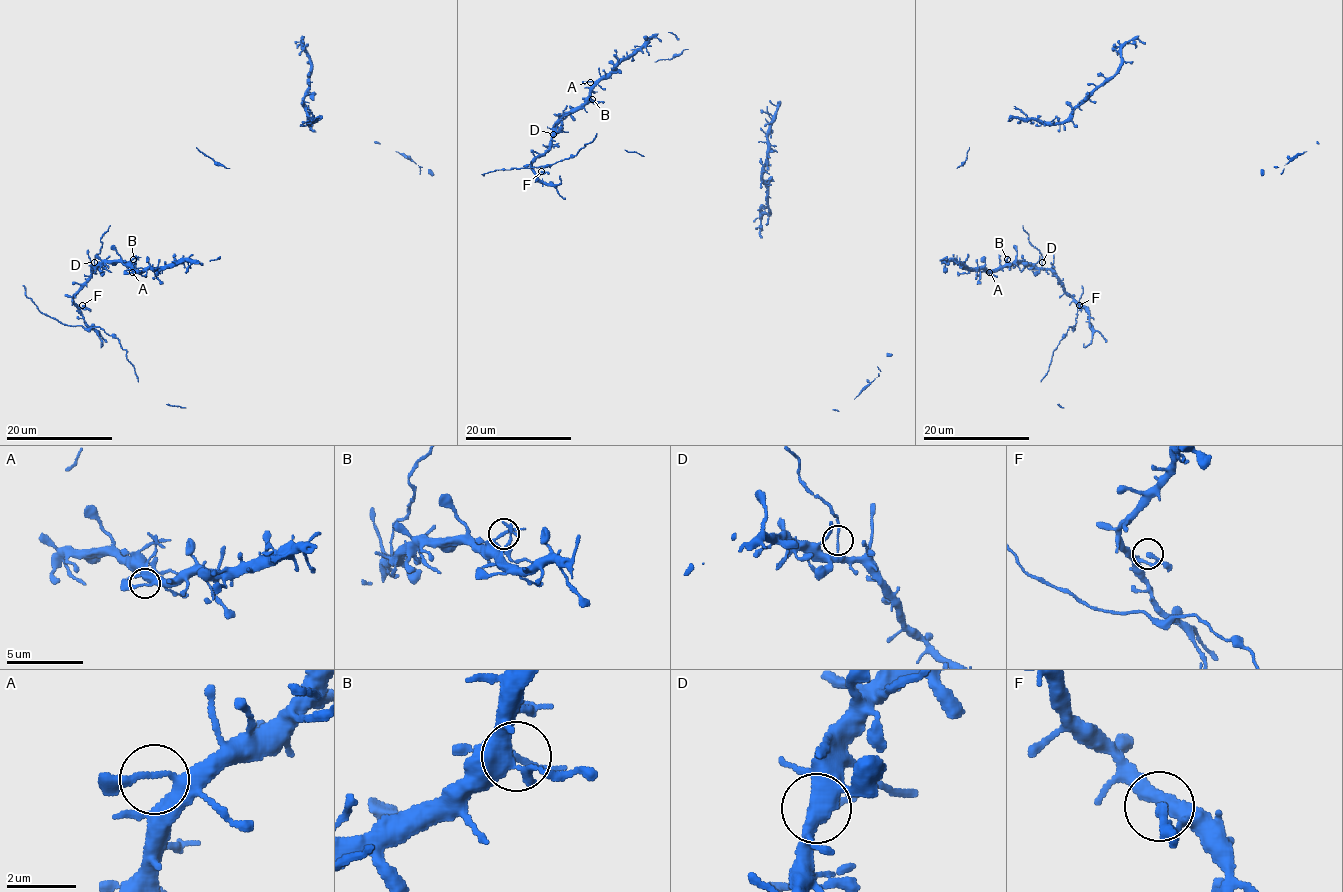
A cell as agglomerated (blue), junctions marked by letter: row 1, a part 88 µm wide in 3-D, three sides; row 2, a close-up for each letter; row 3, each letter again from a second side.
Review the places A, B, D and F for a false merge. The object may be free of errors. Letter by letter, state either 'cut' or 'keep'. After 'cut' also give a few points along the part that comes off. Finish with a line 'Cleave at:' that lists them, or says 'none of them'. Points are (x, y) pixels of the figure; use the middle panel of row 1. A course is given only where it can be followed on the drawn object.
A: keep
B: keep
D: cut; foreign part runs (553, 134), (558, 131), (561, 123), (558, 121), (569, 115)
F: keep
Cleave at: D

